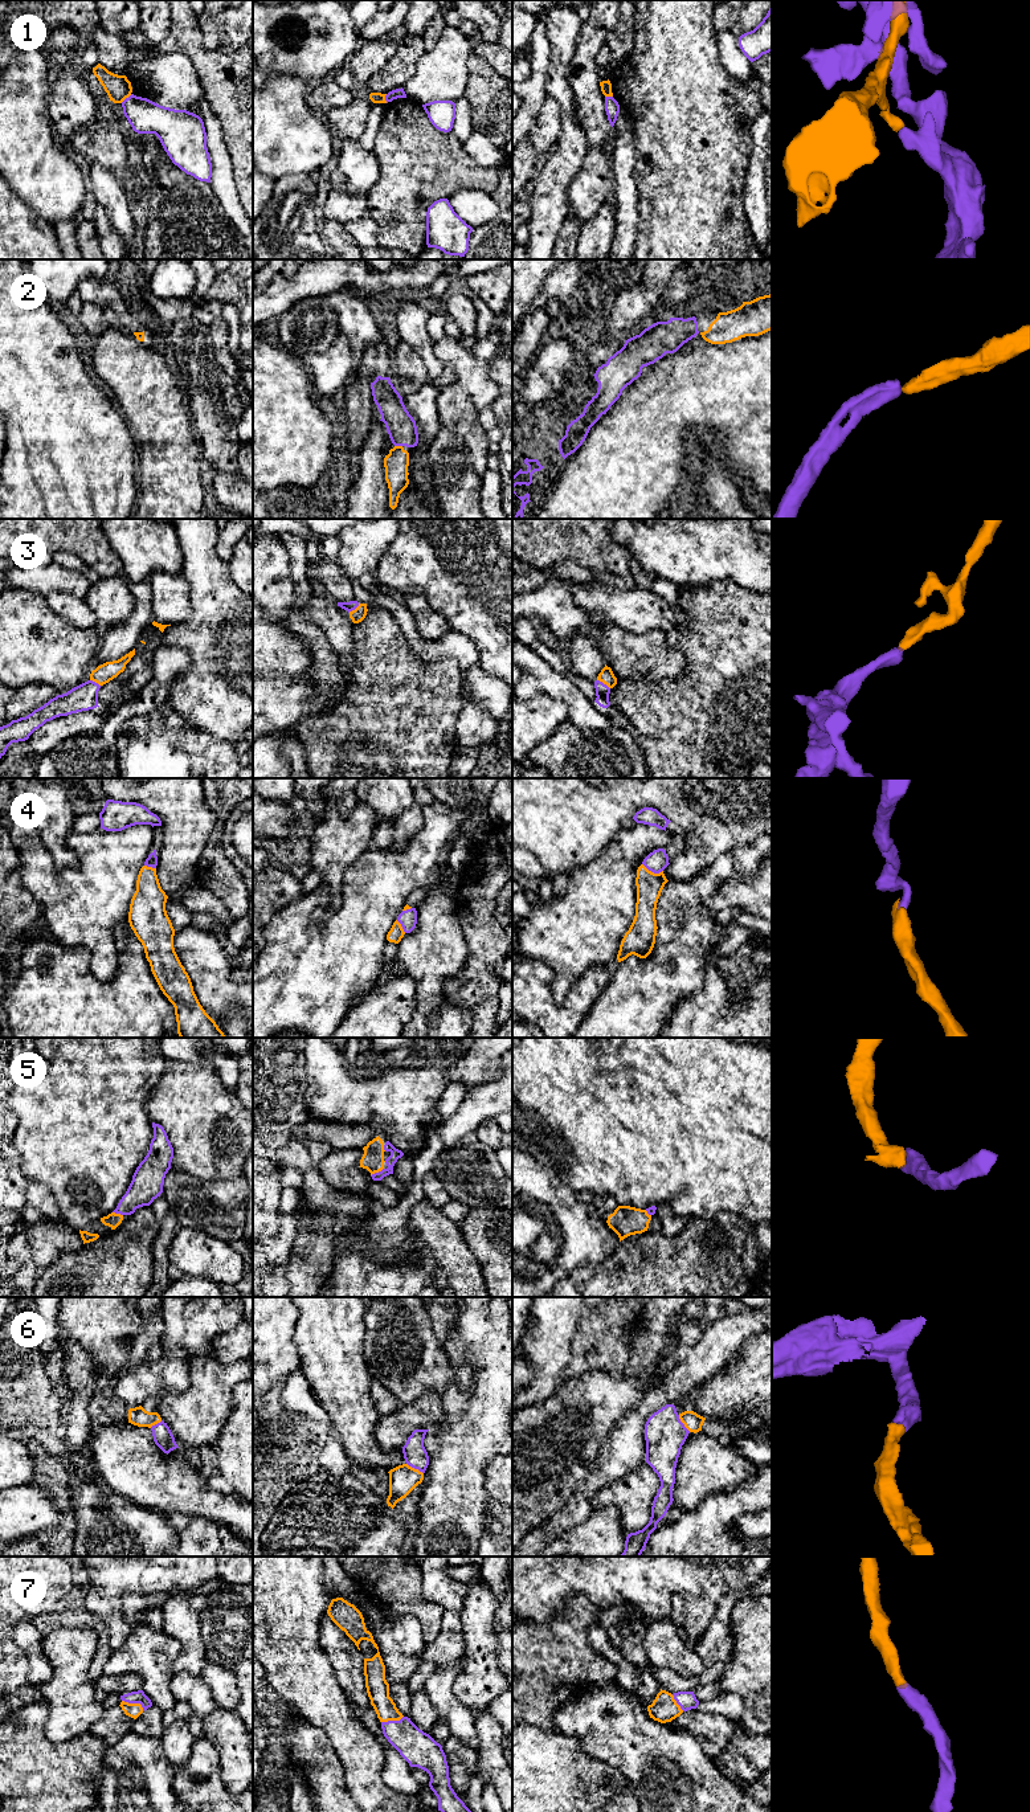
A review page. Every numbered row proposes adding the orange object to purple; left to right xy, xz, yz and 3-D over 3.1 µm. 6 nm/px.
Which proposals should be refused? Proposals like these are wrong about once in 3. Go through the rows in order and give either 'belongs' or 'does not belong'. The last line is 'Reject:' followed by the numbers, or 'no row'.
1: does not belong
2: belongs
3: belongs
4: belongs
5: belongs
6: belongs
7: belongs
Reject: 1

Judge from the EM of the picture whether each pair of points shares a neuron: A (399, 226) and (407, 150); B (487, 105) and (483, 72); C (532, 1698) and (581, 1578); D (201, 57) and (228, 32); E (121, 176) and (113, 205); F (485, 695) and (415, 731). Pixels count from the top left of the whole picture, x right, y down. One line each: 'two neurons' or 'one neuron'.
A: one neuron
B: one neuron
C: two neurons
D: two neurons
E: two neurons
F: two neurons

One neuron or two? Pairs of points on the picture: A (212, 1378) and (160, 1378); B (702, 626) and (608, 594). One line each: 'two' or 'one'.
A: two
B: two

